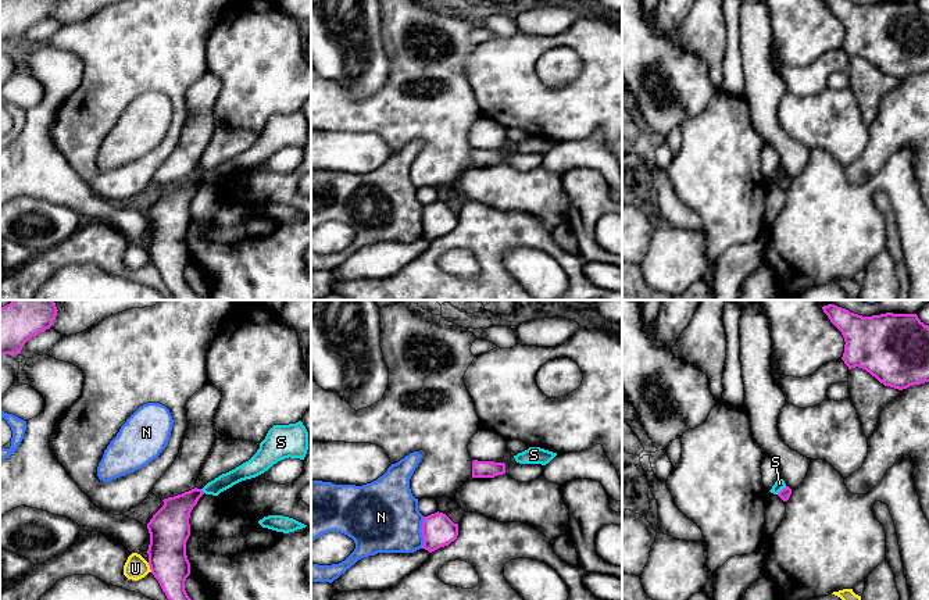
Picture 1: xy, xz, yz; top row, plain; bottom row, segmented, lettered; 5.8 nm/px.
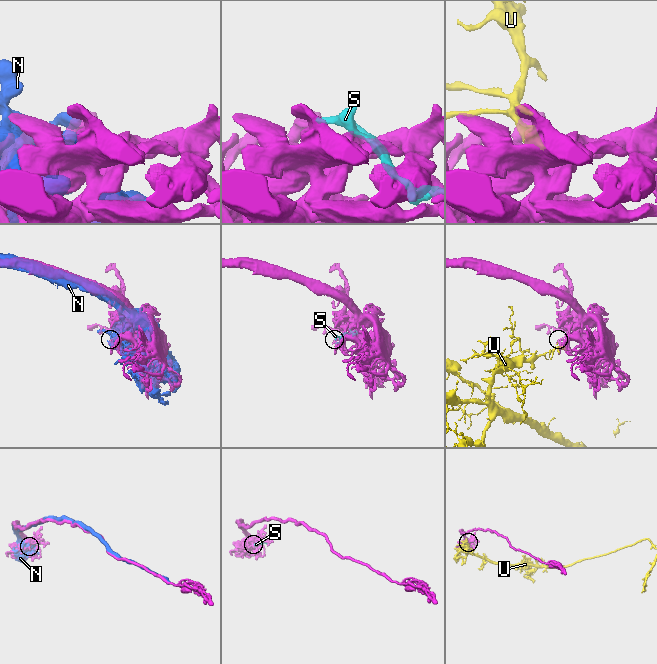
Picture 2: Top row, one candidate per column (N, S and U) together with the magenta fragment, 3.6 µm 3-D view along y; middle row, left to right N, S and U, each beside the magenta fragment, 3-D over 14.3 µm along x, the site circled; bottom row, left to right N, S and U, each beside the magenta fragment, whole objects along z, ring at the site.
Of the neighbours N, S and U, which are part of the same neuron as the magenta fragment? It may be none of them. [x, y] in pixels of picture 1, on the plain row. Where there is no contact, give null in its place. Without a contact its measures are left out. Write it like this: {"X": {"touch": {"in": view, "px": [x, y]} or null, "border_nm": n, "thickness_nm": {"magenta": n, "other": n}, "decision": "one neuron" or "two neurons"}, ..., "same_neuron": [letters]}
{"N": {"touch": {"in": "xz", "px": [421, 220]}, "border_nm": 180, "thickness_nm": {"magenta": 190, "other": 420}, "decision": "two neurons"}, "S": {"touch": {"in": "yz", "px": [782, 178]}, "border_nm": 80, "thickness_nm": {"magenta": 70, "other": 60}, "decision": "two neurons"}, "U": {"touch": {"in": "xy", "px": [150, 256]}, "border_nm": 60, "thickness_nm": {"magenta": 240, "other": 140}, "decision": "two neurons"}, "same_neuron": []}

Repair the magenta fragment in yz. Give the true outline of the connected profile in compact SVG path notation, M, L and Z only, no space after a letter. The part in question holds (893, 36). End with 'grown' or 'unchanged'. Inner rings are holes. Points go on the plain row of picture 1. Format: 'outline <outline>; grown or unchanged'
outline M823 0L844 26L842 49L851 57L862 57L885 75L898 79L929 71L929 14L917 3L862 6L850 0Z; unchanged

